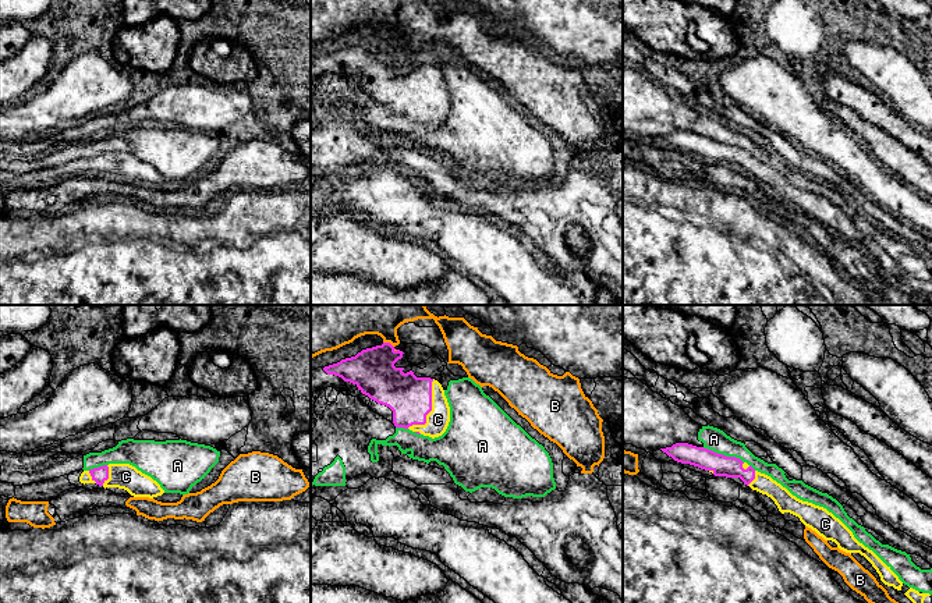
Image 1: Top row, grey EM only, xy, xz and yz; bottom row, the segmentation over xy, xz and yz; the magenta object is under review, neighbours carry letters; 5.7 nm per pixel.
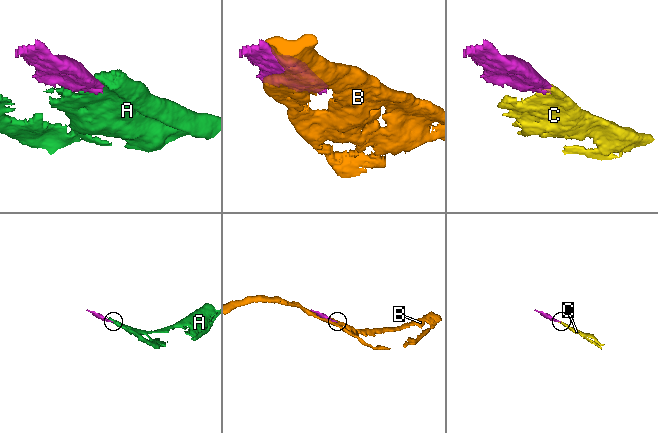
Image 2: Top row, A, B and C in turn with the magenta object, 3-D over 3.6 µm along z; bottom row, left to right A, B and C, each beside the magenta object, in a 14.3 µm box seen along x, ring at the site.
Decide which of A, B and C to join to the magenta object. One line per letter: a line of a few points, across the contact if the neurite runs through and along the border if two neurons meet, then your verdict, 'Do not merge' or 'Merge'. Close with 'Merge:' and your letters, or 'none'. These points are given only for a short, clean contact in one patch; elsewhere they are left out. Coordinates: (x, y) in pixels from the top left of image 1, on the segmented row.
A: Line: yz (702, 447), (726, 456), (734, 456), (743, 463). Do not merge
B: Do not merge
C: Line: xz (410, 397), (431, 410), (438, 419). Merge
Merge: C

